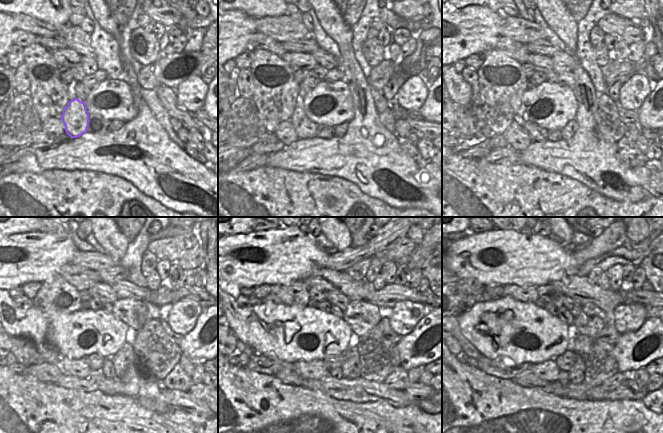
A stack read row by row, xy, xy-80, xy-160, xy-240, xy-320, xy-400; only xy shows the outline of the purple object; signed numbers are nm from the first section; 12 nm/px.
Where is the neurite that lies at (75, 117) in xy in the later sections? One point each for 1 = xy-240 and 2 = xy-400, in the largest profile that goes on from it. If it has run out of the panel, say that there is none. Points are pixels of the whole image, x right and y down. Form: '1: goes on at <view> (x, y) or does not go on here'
1: goes on at xy-240 (96, 361)
2: goes on at xy-400 (565, 362)

